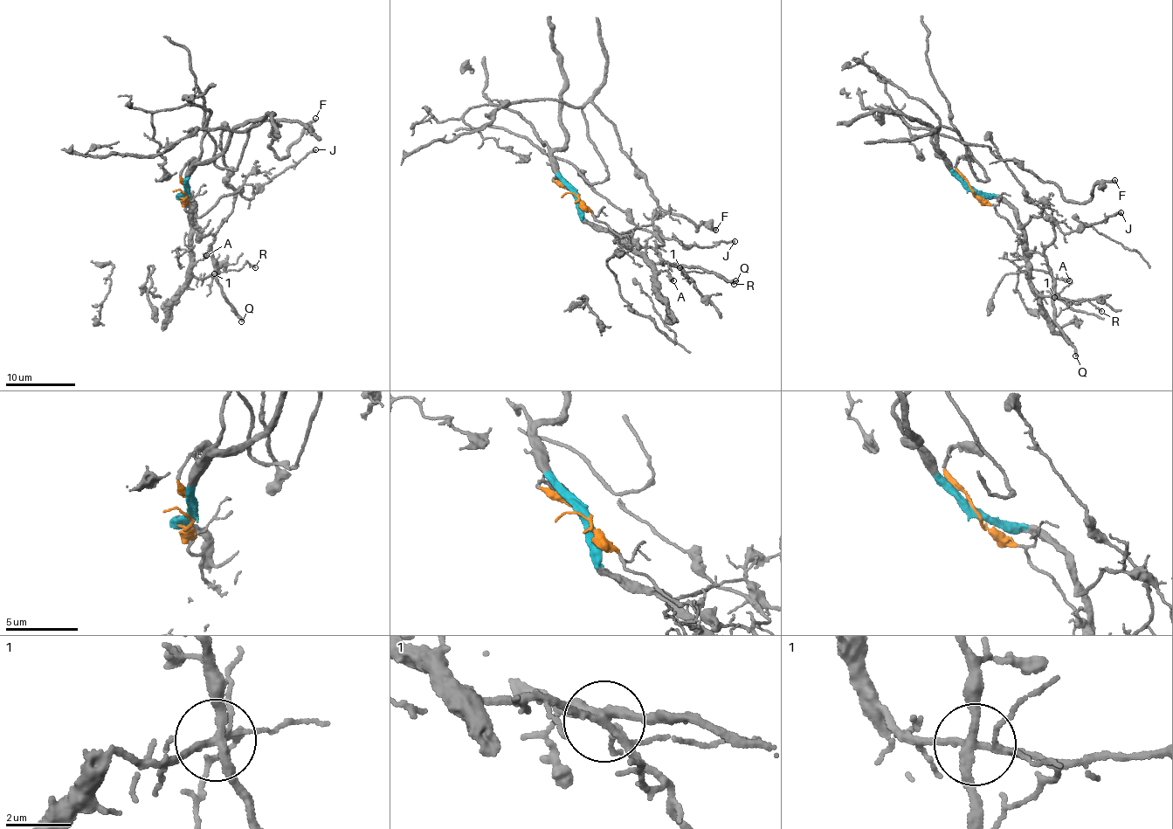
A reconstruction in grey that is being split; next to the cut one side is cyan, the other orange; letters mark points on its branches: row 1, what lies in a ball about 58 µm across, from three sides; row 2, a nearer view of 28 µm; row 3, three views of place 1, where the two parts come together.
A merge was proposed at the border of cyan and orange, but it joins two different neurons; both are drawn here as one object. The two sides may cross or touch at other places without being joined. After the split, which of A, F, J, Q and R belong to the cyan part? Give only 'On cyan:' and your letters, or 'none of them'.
On cyan: F, J, R

